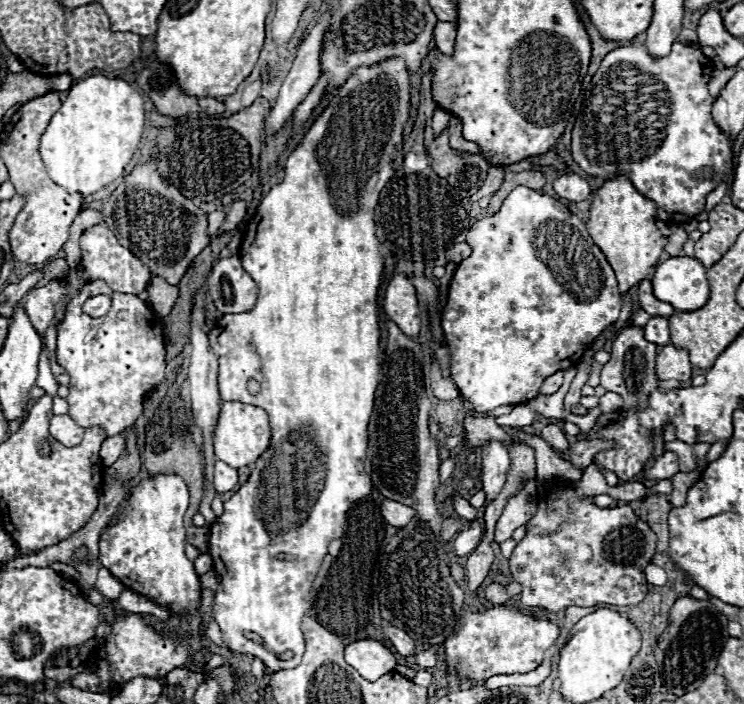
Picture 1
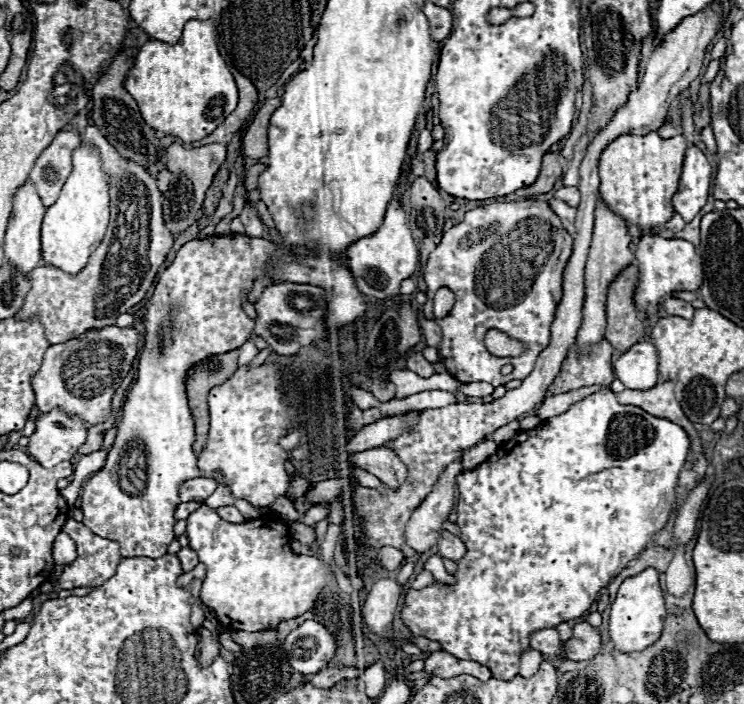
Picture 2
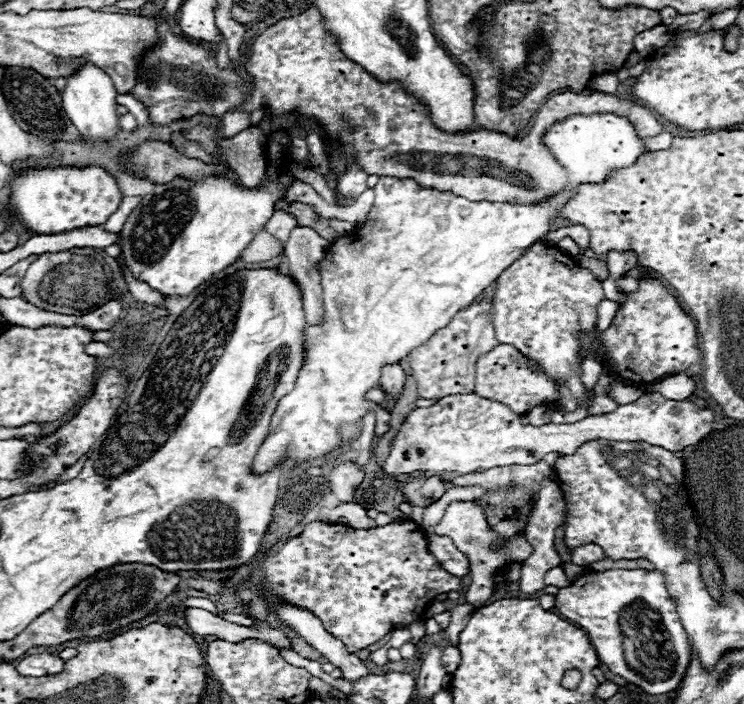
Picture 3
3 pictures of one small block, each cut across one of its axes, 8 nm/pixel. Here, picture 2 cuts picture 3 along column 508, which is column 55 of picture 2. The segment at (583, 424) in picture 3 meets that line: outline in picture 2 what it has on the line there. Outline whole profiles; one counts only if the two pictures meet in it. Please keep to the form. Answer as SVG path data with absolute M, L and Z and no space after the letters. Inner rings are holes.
M60 408L40 414L36 430L30 436L28 454L32 454L44 468L52 468L62 460L70 460L86 442L88 424L78 416L68 416Z

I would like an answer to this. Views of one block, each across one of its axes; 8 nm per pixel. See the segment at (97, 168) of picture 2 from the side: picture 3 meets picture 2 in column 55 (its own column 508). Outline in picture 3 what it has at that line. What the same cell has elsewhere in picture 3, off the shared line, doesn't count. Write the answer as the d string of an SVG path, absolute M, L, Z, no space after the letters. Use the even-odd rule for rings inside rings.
M380 176L378 184L374 186L374 192L376 192L374 203L370 208L370 212L368 212L368 216L366 216L364 226L360 226L354 234L336 238L330 244L328 254L318 264L322 292L324 292L324 318L320 322L320 324L324 324L324 358L304 358L304 364L302 364L302 368L298 372L294 390L280 400L280 404L278 404L274 416L272 416L272 422L270 422L270 436L266 438L266 442L260 446L260 450L254 456L254 462L252 462L252 472L254 474L270 472L276 464L280 464L280 460L284 460L284 464L298 464L298 462L306 462L306 460L316 460L316 458L322 458L322 456L350 444L350 440L356 440L360 436L360 430L362 430L362 420L360 418L364 418L366 412L370 412L370 410L376 414L376 420L380 422L380 428L382 428L380 434L384 434L388 430L390 414L380 404L374 404L374 402L370 402L366 398L368 390L378 388L382 366L402 362L414 348L422 346L438 330L448 326L452 322L452 318L462 308L470 306L504 272L504 268L508 268L508 264L516 262L524 254L524 250L528 246L532 246L534 242L542 240L548 234L548 228L550 228L552 220L558 216L558 210L562 208L562 204L570 196L570 192L564 192L564 194L552 198L550 202L532 204L532 206L516 206L516 204L506 204L506 202L470 202L470 200L464 200L462 196L454 196L450 192L436 192L436 190L418 188L418 184L412 178L400 180L400 178L390 178L390 176Z

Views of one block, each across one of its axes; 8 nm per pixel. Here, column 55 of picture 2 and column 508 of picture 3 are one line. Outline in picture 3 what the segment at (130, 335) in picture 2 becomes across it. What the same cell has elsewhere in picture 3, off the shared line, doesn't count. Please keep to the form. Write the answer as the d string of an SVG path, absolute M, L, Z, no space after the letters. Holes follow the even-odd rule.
M498 344L492 352L480 356L476 364L476 394L502 402L516 414L526 414L530 408L538 404L556 402L556 386L546 378L544 372L536 366L536 362L526 360L514 346Z

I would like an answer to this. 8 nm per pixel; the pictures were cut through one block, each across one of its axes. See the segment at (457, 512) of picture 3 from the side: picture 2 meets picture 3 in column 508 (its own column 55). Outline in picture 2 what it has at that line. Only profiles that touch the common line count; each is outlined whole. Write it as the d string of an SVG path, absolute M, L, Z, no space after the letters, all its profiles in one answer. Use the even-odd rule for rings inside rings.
M60 532L54 540L54 560L56 564L70 564L76 560L76 544L64 532Z

